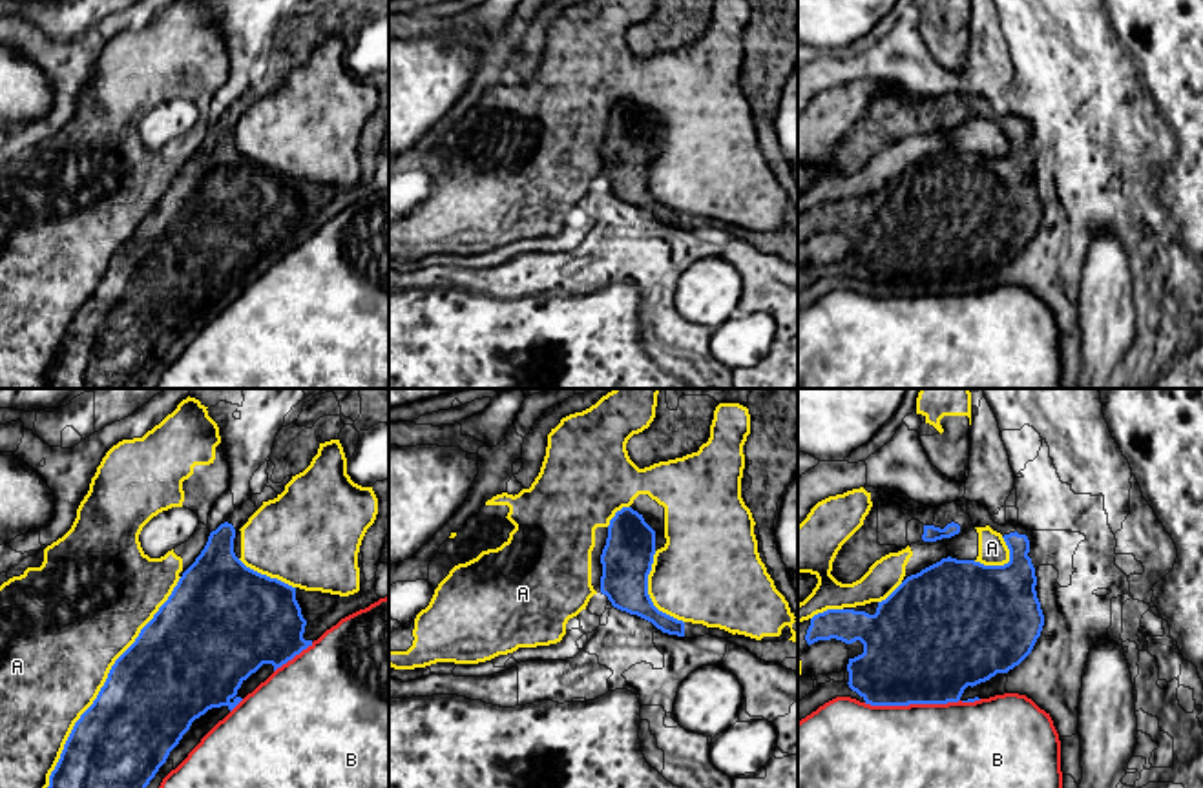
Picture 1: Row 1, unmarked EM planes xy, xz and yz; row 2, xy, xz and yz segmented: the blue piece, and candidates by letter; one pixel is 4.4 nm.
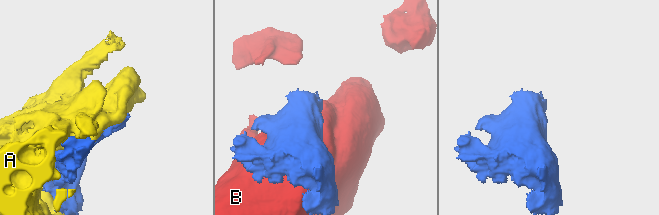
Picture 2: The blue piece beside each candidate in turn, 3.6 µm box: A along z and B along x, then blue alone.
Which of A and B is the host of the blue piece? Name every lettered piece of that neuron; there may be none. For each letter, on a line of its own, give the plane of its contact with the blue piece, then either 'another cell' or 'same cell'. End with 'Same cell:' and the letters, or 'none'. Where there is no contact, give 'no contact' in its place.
A: contact in xy; another cell
B: contact in yz; another cell
Same cell: none

